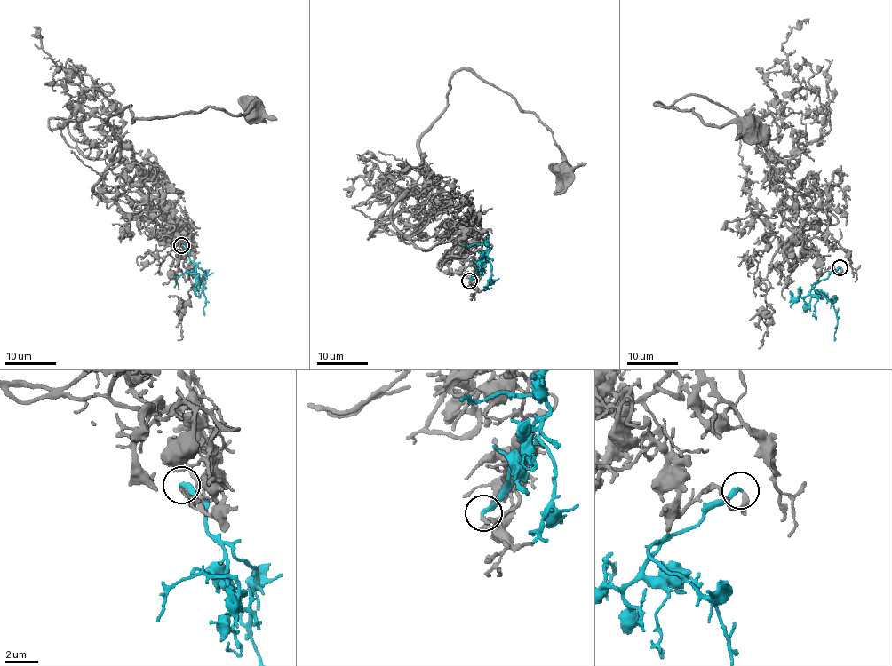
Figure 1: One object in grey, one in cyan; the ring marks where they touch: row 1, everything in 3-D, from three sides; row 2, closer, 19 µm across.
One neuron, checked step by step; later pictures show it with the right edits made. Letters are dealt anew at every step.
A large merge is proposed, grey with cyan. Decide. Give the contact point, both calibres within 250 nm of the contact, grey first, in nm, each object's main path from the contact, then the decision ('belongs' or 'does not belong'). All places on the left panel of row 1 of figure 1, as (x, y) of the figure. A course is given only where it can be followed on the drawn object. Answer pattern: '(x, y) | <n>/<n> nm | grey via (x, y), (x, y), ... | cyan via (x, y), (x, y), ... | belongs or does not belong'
(181, 245) | 240/340 nm | grey via (181, 246), (190, 254), (199, 228), (93, 191), (119, 142), (107, 121), (130, 106), (132, 122), (257, 111) | cyan via (181, 245), (196, 268), (203, 270), (203, 315) | belongs

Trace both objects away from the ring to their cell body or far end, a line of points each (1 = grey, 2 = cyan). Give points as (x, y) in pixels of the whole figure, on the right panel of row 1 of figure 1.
1: (841, 268), (823, 274), (800, 236), (820, 225), (812, 206), (732, 112), (696, 95), (655, 105), (745, 130)
2: (840, 267), (812, 289), (832, 305), (838, 320), (834, 341)

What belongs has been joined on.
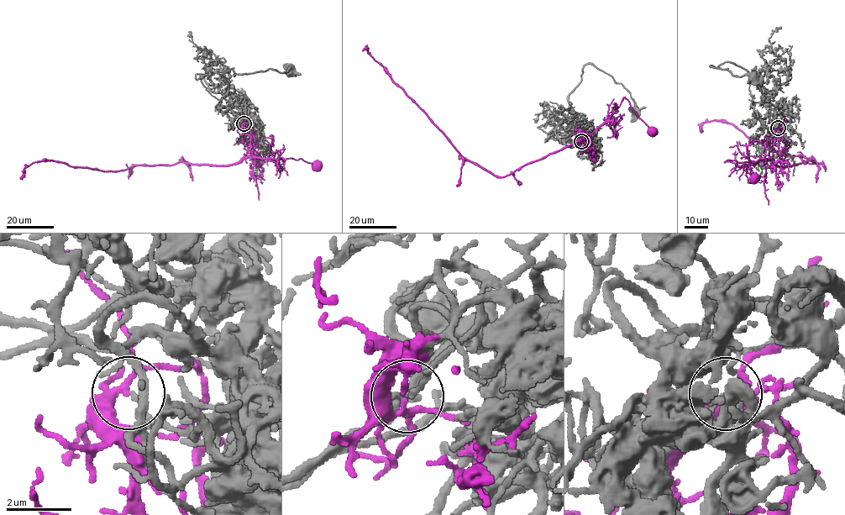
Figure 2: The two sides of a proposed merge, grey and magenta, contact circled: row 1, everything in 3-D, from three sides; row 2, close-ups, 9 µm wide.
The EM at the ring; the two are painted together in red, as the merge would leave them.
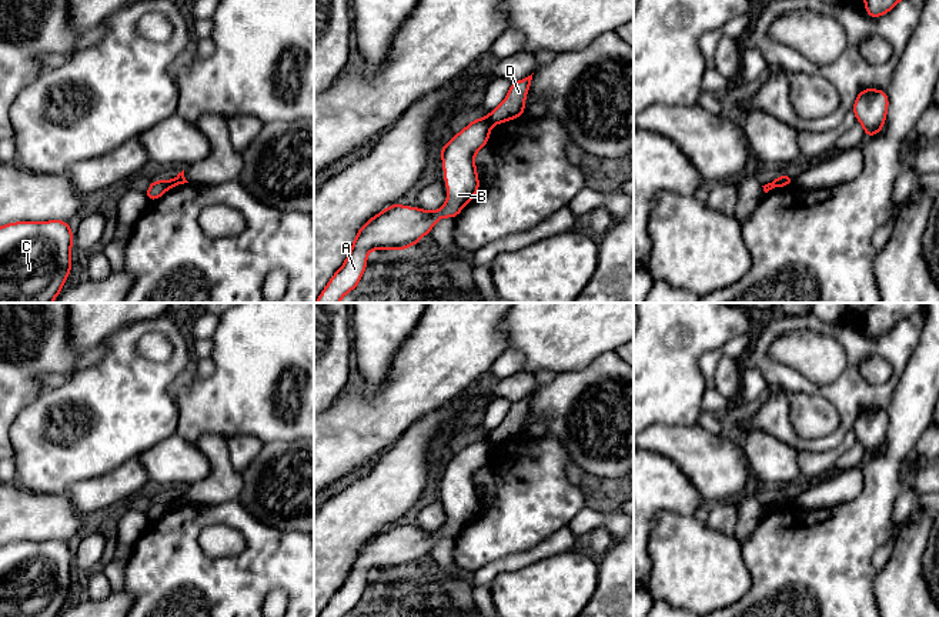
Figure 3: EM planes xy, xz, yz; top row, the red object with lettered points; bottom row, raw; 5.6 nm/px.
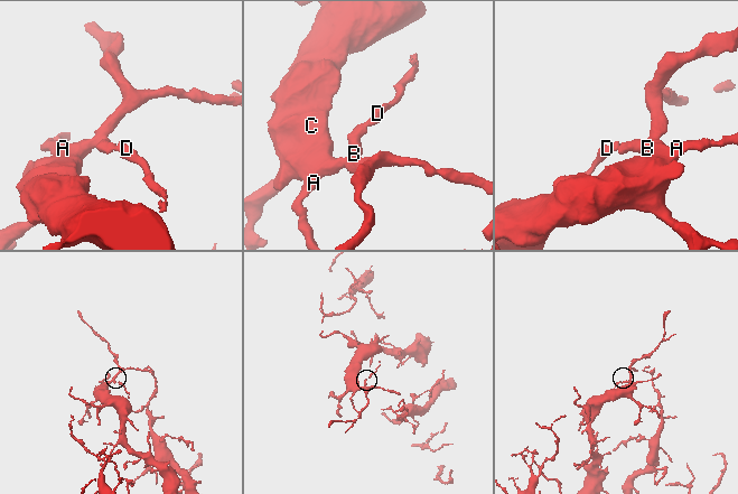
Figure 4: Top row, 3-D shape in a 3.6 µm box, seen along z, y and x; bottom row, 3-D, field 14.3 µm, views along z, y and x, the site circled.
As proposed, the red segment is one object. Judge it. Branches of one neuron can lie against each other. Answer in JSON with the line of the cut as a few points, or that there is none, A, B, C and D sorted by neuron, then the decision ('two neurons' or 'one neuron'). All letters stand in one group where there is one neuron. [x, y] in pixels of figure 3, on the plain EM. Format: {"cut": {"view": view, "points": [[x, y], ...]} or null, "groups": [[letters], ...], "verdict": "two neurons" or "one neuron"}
{"cut": {"view": "xy", "points": [[169, 500], [170, 507]]}, "groups": [["A", "B", "C"], ["D"]], "verdict": "two neurons"}

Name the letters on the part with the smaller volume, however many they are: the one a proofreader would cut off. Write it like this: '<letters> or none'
D

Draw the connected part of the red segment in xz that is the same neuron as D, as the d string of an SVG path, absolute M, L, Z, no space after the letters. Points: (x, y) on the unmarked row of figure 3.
M532 394L511 403L509 411L504 421L487 436L487 441L491 446L501 444L525 434L524 421L529 410L531 400Z

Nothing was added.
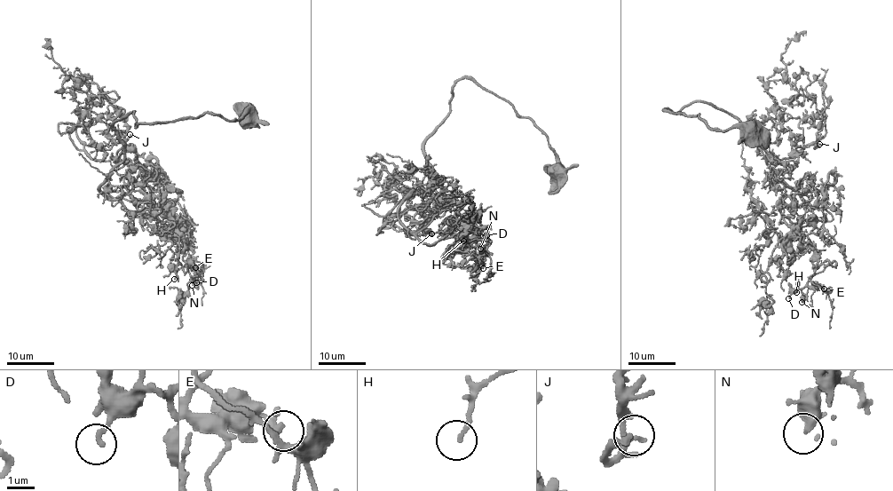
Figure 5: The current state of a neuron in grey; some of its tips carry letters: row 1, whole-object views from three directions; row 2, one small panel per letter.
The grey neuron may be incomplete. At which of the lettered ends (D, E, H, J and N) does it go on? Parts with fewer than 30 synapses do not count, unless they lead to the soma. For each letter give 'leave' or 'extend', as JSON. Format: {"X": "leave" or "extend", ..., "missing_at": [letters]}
{"D": "leave", "E": "leave", "H": "leave", "J": "extend", "N": "leave", "missing_at": ["J"]}

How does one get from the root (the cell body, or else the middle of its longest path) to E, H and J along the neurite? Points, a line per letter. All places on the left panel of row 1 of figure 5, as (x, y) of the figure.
E: (250, 116), (136, 126), (133, 111), (113, 124), (123, 146), (99, 190), (197, 225), (195, 267)
H: (250, 116), (136, 126), (133, 111), (113, 124), (123, 146), (99, 190), (197, 225), (199, 270), (174, 279)
J: (250, 116), (136, 126), (130, 111), (106, 161), (84, 148), (76, 110), (122, 119), (130, 134)

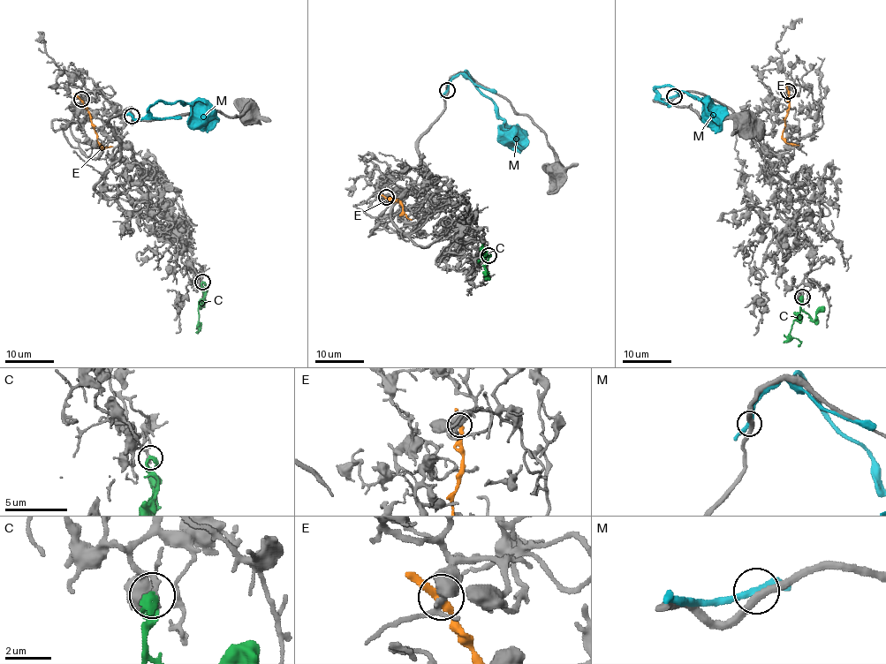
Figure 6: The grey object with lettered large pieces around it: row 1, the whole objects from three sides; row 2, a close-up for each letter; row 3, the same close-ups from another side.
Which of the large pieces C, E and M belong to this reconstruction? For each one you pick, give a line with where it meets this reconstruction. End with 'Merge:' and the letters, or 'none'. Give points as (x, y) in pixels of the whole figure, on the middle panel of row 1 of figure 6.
C: Touches grey at (488, 255)
Merge: C

